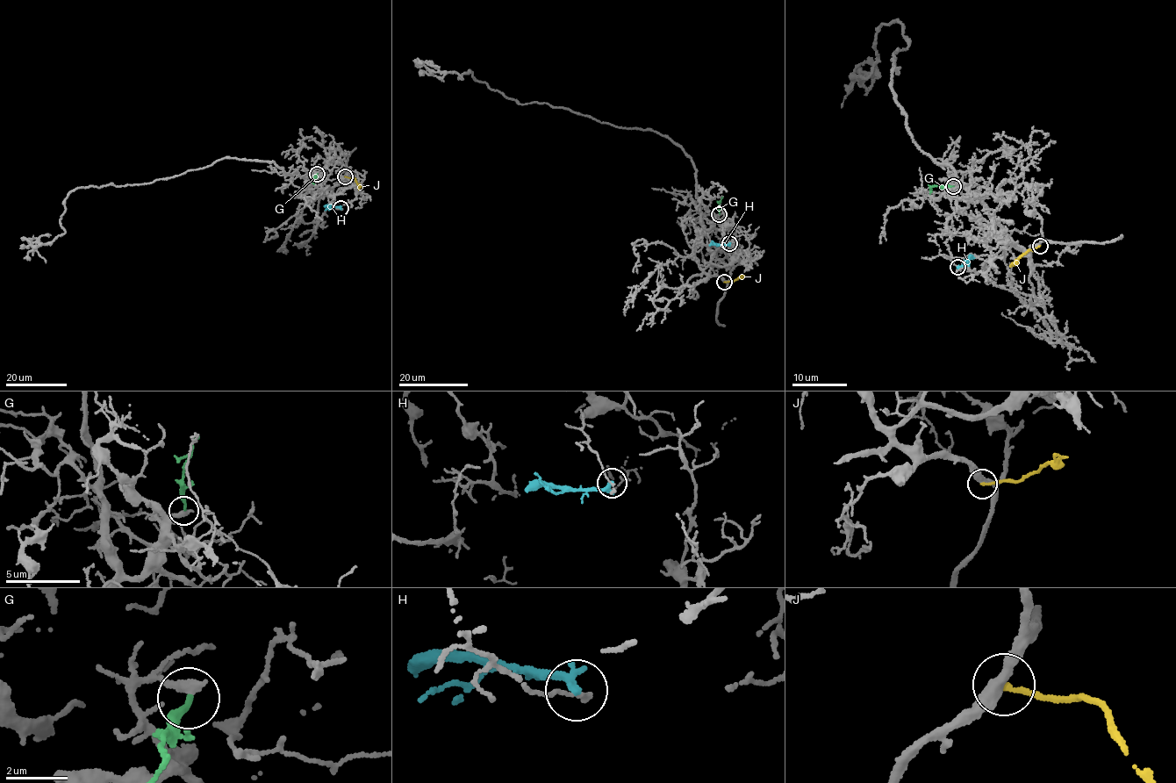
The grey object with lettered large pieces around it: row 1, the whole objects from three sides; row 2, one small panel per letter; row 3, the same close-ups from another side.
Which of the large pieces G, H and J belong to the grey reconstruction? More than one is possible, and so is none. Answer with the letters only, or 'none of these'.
G

